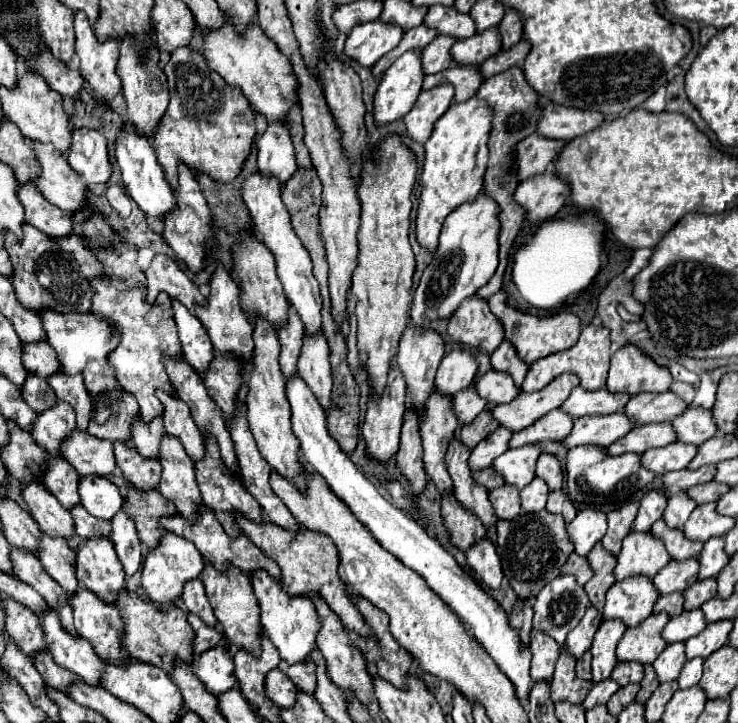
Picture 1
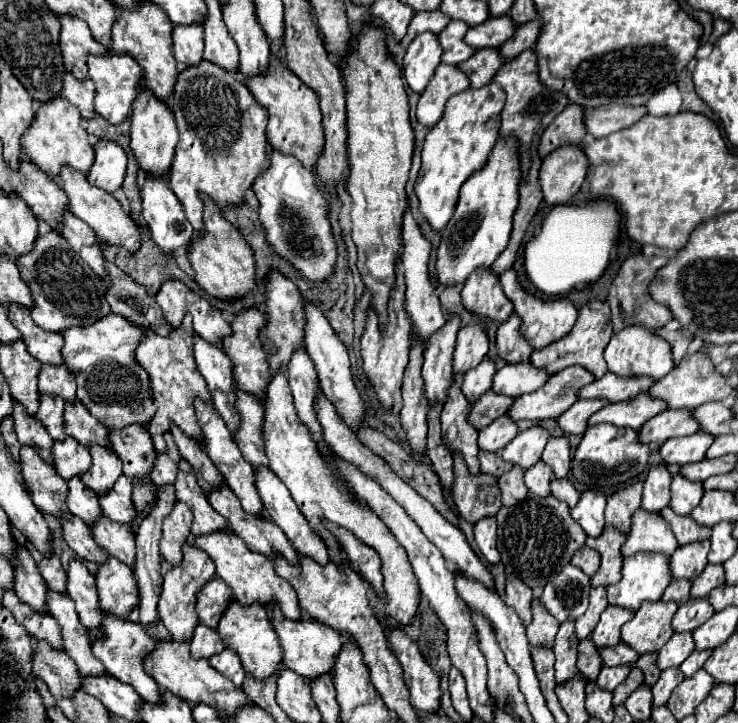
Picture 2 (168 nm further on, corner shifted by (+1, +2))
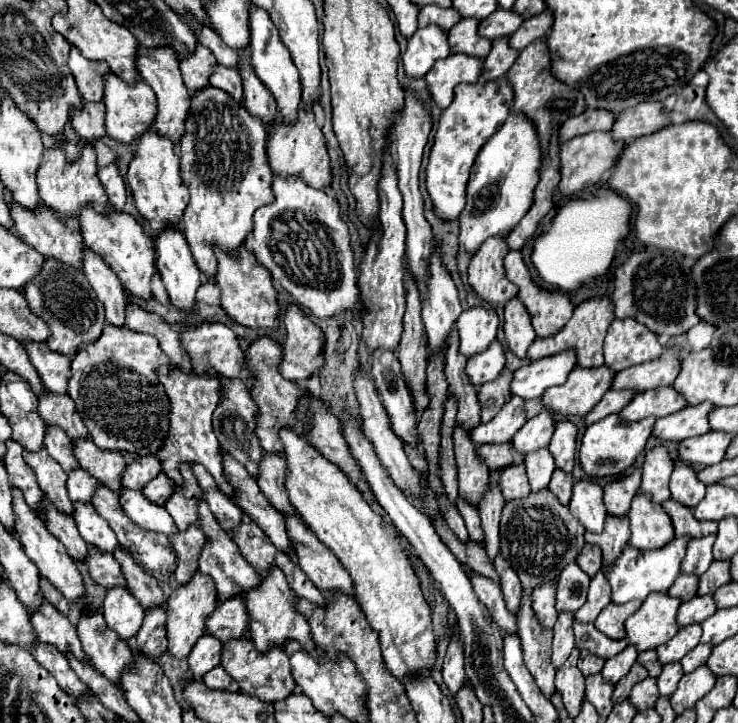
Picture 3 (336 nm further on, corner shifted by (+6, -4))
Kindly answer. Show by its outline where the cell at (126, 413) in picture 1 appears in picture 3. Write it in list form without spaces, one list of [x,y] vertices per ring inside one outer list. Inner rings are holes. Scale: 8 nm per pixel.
[[[134,458],[134,464],[126,466],[126,478],[124,478],[124,488],[130,490],[142,490],[152,478],[156,478],[162,472],[160,462],[152,458]]]

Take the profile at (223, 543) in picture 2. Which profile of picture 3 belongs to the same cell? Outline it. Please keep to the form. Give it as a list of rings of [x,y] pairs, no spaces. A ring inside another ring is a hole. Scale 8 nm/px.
[[[272,568],[266,572],[262,578],[260,586],[244,594],[248,612],[250,612],[250,632],[252,632],[252,642],[258,652],[270,652],[270,646],[282,648],[284,642],[288,640],[298,640],[306,652],[316,652],[316,646],[310,638],[310,628],[306,618],[296,610],[296,596],[290,590],[286,576],[282,570]]]

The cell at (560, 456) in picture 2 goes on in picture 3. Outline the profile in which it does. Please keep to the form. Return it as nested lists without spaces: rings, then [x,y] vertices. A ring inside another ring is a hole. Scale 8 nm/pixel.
[[[562,420],[556,424],[554,436],[550,440],[550,450],[556,460],[556,466],[564,472],[572,472],[574,466],[574,454],[576,454],[576,436],[578,428],[570,420]]]

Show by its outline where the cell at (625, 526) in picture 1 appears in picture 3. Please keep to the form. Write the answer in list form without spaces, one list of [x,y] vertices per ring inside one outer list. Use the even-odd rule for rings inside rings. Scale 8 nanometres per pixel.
[[[632,472],[626,478],[614,480],[604,486],[604,504],[608,514],[626,516],[630,510],[630,502],[640,488],[640,472]]]

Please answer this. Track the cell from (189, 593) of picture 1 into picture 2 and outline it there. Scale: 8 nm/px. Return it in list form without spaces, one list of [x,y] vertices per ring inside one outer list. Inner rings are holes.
[[[219,578],[209,580],[205,586],[199,588],[197,594],[199,622],[209,628],[217,628],[219,616],[223,614],[223,608],[229,604],[231,598],[233,598],[231,590],[227,588],[227,584],[223,584],[223,580]]]

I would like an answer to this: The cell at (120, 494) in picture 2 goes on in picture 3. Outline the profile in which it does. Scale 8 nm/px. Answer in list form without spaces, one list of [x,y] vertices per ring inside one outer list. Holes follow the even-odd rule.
[[[124,488],[120,502],[122,502],[122,508],[126,510],[126,516],[130,520],[134,520],[138,526],[142,526],[146,530],[162,532],[166,536],[178,534],[178,528],[176,528],[172,516],[164,510],[164,506],[150,502],[142,492]]]

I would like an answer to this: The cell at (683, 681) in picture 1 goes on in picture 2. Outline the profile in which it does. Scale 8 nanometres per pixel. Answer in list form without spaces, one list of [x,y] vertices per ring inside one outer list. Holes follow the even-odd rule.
[[[695,650],[683,664],[681,664],[681,672],[685,674],[685,678],[693,676],[699,668],[703,668],[703,664],[707,662],[707,658],[711,656],[711,650]]]

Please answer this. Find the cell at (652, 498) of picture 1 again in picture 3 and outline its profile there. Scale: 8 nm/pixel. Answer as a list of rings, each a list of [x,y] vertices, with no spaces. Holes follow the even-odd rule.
[[[656,446],[650,452],[646,452],[640,490],[650,494],[654,502],[662,504],[666,498],[670,498],[668,480],[670,480],[672,468],[674,468],[672,458],[664,446]]]

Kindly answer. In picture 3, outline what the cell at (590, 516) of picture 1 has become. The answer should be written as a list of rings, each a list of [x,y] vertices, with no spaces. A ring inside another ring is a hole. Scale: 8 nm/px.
[[[576,480],[568,508],[586,526],[586,530],[600,532],[604,528],[606,508],[602,502],[600,484],[590,482],[590,480]]]

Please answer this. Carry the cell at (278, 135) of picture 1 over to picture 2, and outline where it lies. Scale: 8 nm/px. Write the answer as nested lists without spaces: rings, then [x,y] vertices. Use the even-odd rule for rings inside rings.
[[[269,152],[269,166],[257,176],[253,192],[259,200],[259,218],[267,228],[267,242],[275,252],[291,262],[303,276],[321,282],[333,274],[335,268],[335,240],[327,220],[327,198],[315,184],[315,174],[307,170],[295,156],[283,152]]]

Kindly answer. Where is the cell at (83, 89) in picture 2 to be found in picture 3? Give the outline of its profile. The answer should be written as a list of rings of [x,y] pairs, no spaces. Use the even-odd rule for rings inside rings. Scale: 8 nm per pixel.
[[[86,102],[84,108],[78,110],[78,114],[74,114],[72,128],[80,134],[82,140],[102,138],[106,134],[104,114],[106,114],[106,106],[102,102]]]

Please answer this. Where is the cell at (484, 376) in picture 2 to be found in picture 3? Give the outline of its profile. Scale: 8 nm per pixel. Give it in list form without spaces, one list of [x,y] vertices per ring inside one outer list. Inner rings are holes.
[[[494,340],[486,350],[468,358],[466,374],[470,376],[474,386],[482,386],[482,384],[494,380],[502,372],[504,362],[506,362],[504,346],[500,344],[500,340]]]

